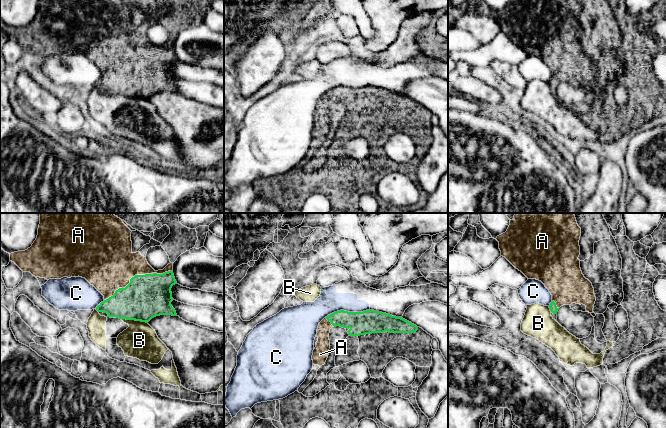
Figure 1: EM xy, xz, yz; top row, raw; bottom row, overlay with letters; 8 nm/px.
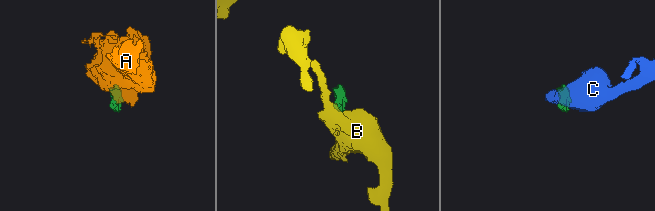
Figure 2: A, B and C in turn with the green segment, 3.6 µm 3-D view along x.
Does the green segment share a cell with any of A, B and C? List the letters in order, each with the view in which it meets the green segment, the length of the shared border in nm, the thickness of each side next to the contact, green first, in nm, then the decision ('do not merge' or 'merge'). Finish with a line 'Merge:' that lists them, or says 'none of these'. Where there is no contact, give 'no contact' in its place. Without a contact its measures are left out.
A: meets green in xy; contact 600 nm long; 360 nm thick on the green side, 420 nm on the other; merge
B: meets green in xy; contact 220 nm long; 360 nm thick on the green side, 280 nm on the other; do not merge
C: meets green in xz; contact 380 nm long; 190 nm thick on the green side, 190 nm on the other; do not merge
Merge: A

